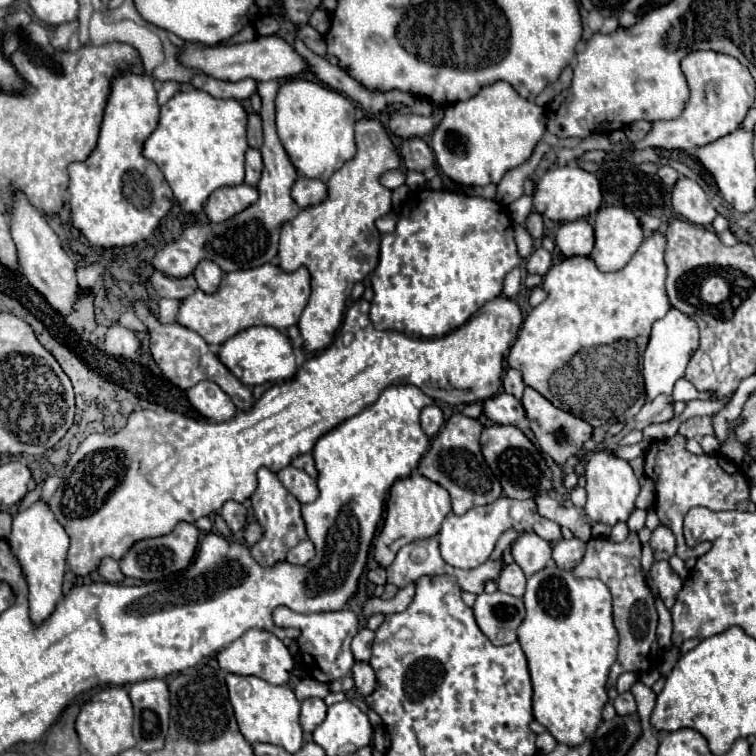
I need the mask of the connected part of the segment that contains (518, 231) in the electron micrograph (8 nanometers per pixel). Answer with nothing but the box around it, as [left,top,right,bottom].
[514,225,533,259]

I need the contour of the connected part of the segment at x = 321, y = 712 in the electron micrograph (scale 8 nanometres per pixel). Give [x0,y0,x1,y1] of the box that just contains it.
[301,699,327,733]

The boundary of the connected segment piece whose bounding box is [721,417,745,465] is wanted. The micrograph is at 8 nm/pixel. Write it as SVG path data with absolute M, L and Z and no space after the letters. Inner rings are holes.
M739 417L739 419L735 419L735 421L729 423L729 433L727 433L727 437L725 437L723 445L721 445L721 453L723 453L727 459L731 459L733 463L737 463L737 465L741 465L743 455L745 455L745 443L739 443L739 439L737 439L737 435L735 435L735 427L737 427L741 421L743 421L743 419Z

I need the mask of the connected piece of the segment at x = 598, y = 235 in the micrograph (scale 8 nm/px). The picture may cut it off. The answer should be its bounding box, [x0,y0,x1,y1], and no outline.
[591,207,643,271]

